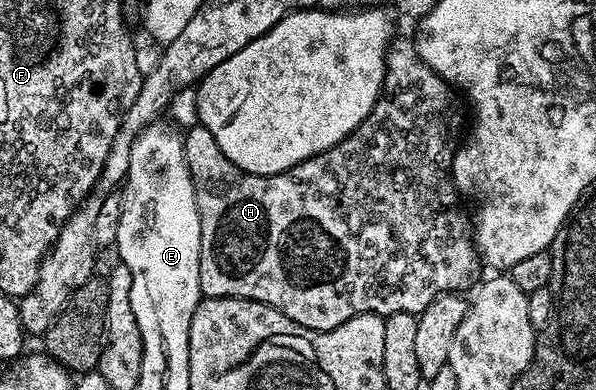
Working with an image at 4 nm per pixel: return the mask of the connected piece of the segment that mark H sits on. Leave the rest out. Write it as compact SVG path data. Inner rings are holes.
M396 37L387 51L387 75L383 81L383 92L373 112L360 124L355 133L347 135L339 145L297 164L292 170L280 174L250 174L237 164L233 164L217 148L209 128L192 126L183 134L185 160L189 164L191 179L195 185L195 199L201 216L201 260L199 261L199 292L203 298L248 298L266 306L272 306L289 320L301 324L310 330L332 330L345 320L358 314L406 314L419 315L437 296L466 291L471 281L480 277L481 259L475 249L473 234L470 229L451 230L451 102L447 99L449 87L447 81L433 68L421 60L415 50L415 43L410 37Z

